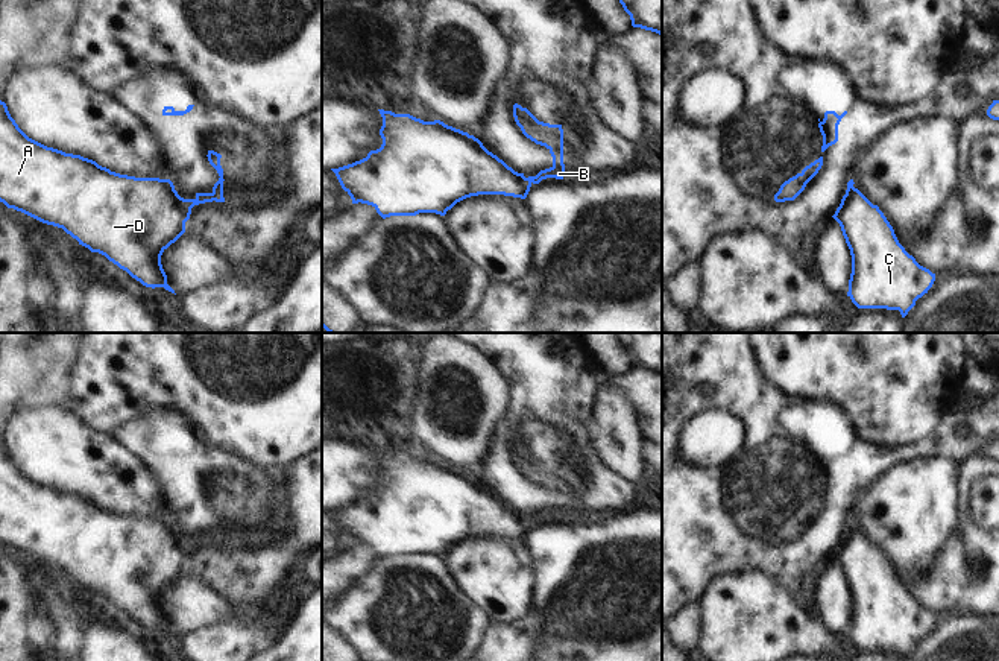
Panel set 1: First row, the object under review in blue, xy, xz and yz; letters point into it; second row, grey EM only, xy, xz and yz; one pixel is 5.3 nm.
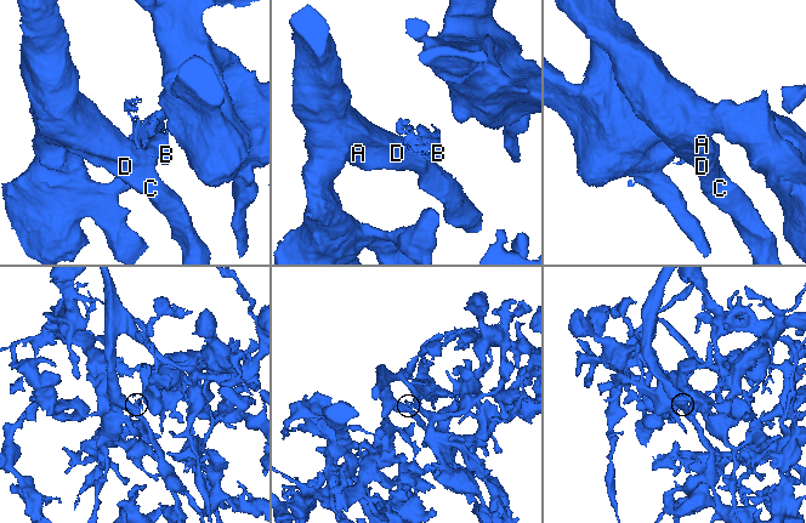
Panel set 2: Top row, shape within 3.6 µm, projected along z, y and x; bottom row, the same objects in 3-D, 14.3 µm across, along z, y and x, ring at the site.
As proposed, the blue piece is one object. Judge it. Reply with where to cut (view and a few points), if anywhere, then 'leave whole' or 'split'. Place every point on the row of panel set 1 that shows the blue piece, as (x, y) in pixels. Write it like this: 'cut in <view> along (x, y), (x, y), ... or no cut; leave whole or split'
cut in xy along (181, 198), (192, 207); split

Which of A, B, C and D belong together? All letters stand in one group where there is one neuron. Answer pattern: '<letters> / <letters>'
A C D / B

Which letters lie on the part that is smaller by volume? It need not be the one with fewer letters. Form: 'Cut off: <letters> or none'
Cut off: B

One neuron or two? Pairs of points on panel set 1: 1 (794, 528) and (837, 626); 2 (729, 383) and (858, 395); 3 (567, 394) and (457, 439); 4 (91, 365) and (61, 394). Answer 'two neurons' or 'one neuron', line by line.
1: two neurons
2: two neurons
3: two neurons
4: two neurons

